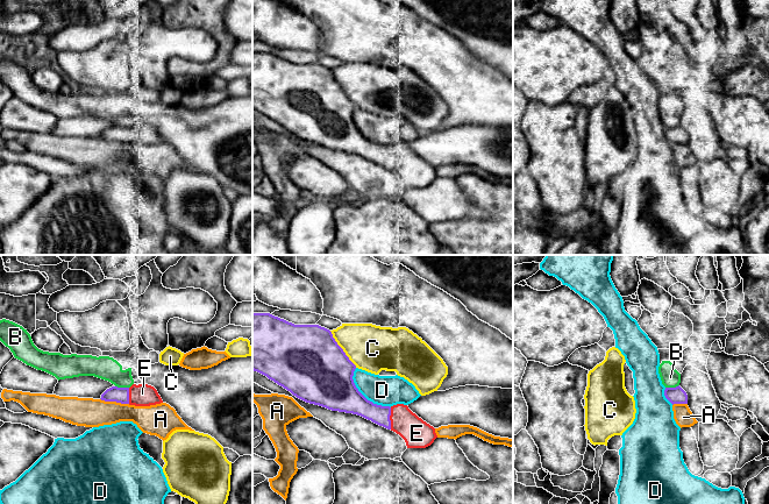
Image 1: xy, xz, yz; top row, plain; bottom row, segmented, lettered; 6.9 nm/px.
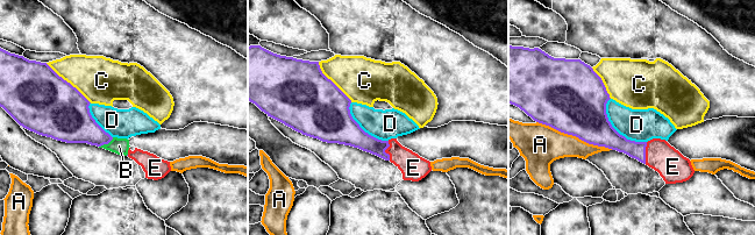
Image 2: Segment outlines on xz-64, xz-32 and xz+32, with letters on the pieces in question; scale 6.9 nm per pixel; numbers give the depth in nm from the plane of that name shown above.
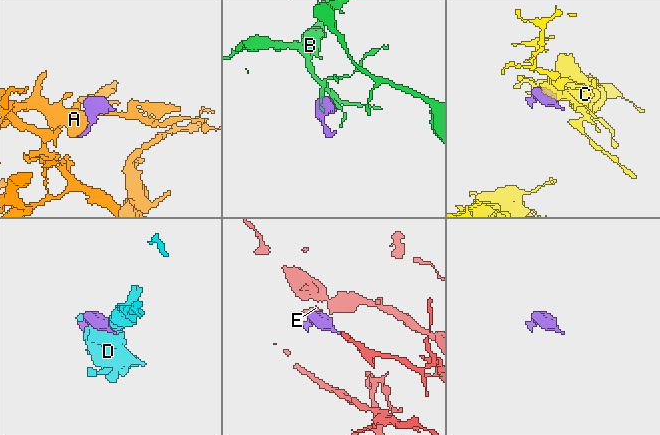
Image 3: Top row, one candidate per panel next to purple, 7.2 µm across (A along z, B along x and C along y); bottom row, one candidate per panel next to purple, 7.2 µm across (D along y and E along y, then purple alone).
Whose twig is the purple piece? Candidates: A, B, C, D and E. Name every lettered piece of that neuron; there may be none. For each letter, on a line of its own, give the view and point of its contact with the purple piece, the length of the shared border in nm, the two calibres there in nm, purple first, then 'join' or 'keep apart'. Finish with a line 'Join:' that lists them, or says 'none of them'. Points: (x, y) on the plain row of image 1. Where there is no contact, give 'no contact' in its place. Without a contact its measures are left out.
A: meets purple in xy at (114, 140); contact 200 nm long; 110 nm thick on the purple side, 200 nm on the other; keep apart
B: meets purple in xy at (122, 127); contact 100 nm long; 110 nm thick on the purple side, 160 nm on the other; keep apart
C: meets purple in xz at (342, 89); contact 320 nm long; 480 nm thick on the purple side, 320 nm on the other; keep apart
D: meets purple in xz at (362, 134); contact 380 nm long; 340 nm thick on the purple side, 200 nm on the other; keep apart
E: meets purple in xz at (389, 157); contact 150 nm long; 150 nm thick on the purple side, 200 nm on the other; join
Join: E

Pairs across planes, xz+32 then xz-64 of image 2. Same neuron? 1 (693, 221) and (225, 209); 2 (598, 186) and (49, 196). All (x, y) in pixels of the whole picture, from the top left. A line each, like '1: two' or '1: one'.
1: one
2: two

